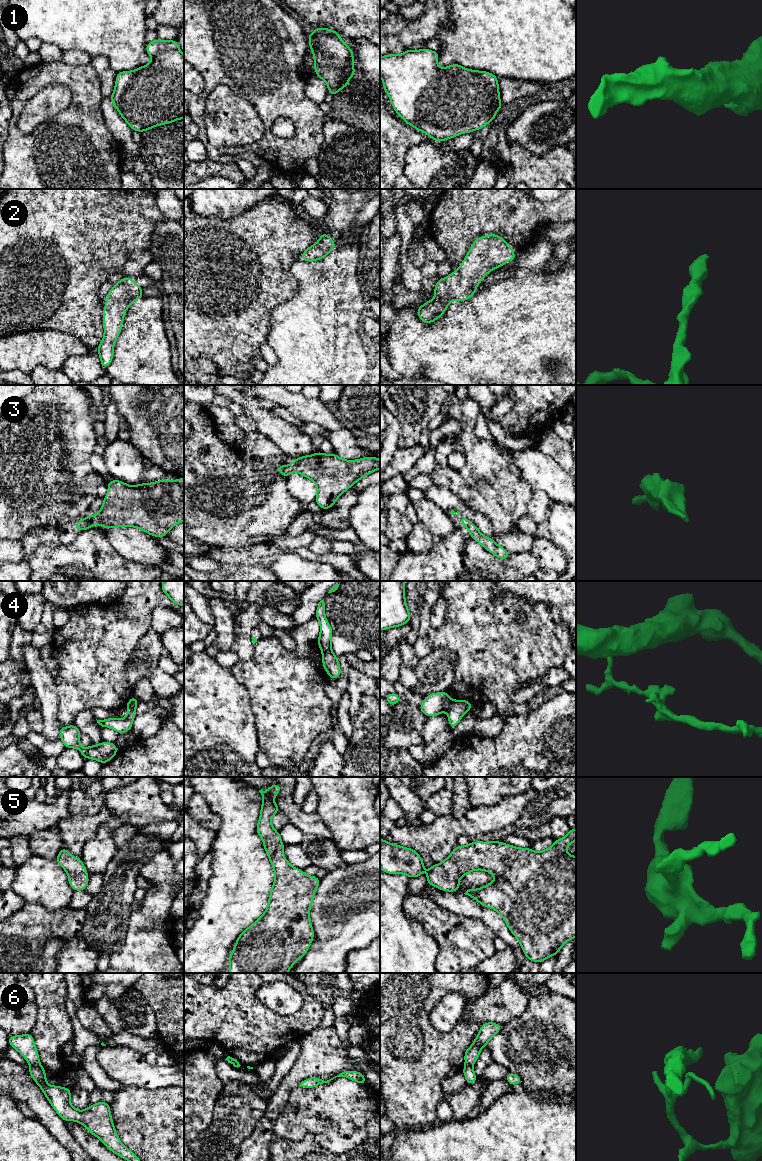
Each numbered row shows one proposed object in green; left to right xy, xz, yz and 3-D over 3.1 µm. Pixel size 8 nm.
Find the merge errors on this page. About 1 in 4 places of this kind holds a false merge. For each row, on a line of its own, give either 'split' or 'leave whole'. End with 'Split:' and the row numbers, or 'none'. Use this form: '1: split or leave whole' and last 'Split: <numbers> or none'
1: leave whole
2: leave whole
3: leave whole
4: split
5: leave whole
6: split
Split: 4, 6

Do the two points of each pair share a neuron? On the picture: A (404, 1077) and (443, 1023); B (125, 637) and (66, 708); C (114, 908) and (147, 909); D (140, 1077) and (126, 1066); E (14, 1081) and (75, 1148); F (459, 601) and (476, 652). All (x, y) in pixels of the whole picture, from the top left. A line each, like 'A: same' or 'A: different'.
A: different
B: same
C: different
D: same
E: same
F: same

